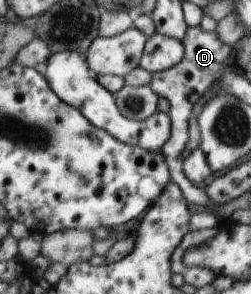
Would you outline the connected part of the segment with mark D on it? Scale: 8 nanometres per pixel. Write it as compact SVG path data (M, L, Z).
M201 26L187 27L187 34L185 38L181 38L180 42L181 46L183 46L181 62L172 66L169 70L151 73L151 80L148 84L148 87L159 98L165 98L169 102L167 114L170 117L170 138L166 141L166 144L163 144L160 151L165 157L167 168L170 169L171 180L181 189L186 202L197 204L197 206L205 206L211 212L217 212L221 208L217 204L213 204L211 200L207 200L205 189L194 186L184 177L181 152L186 148L188 139L187 120L189 120L194 103L209 88L212 88L212 85L219 80L222 73L228 68L234 48L227 44L221 44L214 31L201 30Z

